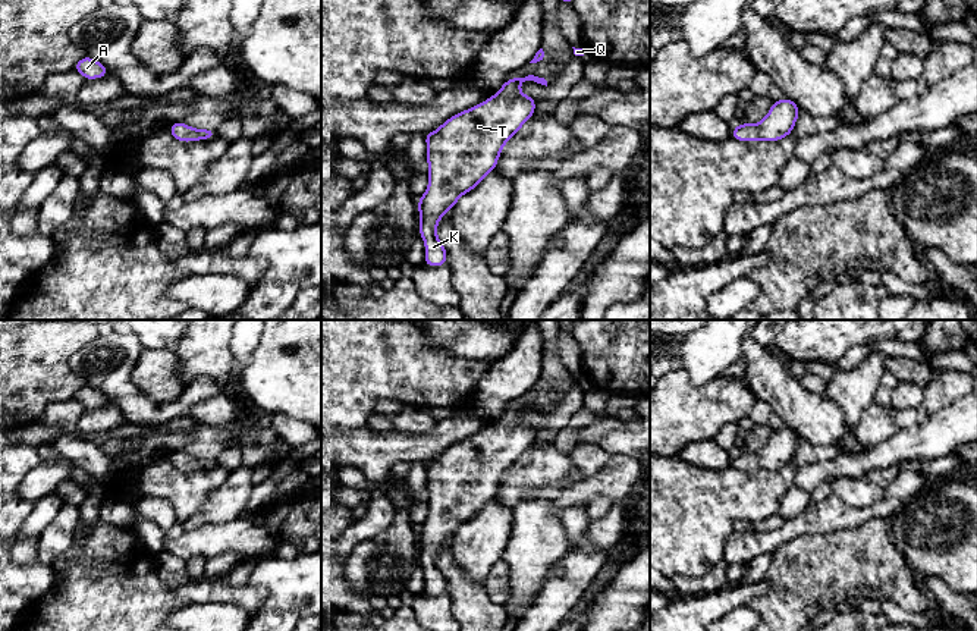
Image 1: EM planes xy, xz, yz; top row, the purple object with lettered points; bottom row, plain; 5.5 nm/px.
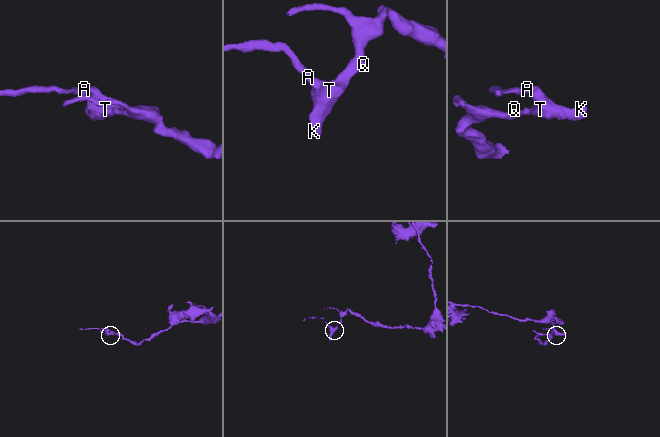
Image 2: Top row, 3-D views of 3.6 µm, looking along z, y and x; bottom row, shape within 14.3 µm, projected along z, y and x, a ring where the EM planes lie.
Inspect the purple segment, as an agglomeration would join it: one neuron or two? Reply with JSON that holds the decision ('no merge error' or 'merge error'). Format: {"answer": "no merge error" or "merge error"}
{"answer": "no merge error"}

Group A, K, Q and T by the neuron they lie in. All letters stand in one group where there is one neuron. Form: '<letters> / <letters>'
A K Q T

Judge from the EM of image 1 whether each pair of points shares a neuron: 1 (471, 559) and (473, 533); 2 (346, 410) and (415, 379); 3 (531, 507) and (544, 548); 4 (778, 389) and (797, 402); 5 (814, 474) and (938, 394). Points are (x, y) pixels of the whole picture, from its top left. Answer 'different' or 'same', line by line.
1: same
2: same
3: same
4: same
5: different

